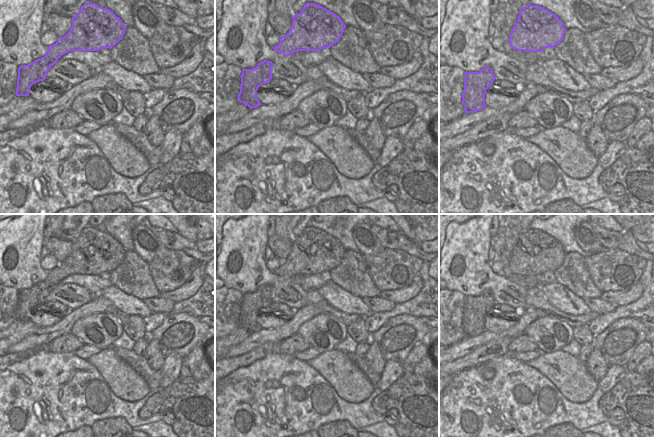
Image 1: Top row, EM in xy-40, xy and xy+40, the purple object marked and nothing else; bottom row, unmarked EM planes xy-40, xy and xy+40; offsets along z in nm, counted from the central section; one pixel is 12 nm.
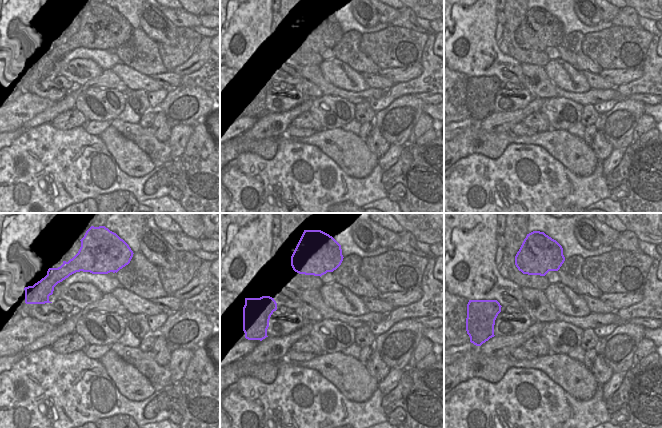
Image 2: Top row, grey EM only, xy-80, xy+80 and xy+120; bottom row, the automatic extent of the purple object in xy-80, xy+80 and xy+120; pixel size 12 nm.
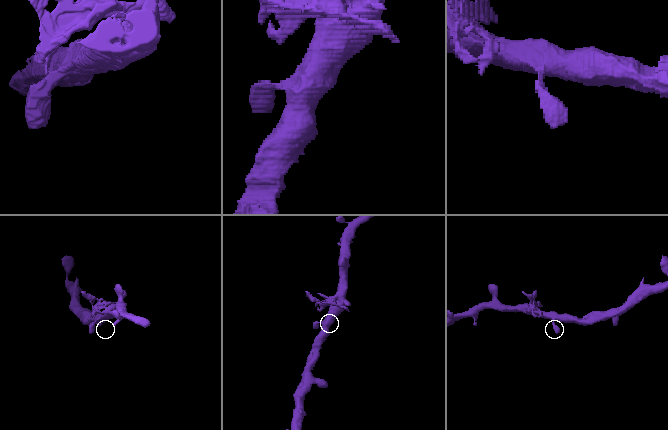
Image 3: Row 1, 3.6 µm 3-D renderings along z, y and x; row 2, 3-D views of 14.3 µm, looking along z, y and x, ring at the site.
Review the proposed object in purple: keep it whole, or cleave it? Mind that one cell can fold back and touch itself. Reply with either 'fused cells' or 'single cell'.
single cell

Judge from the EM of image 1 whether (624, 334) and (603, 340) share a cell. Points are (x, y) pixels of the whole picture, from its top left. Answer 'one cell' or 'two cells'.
one cell

